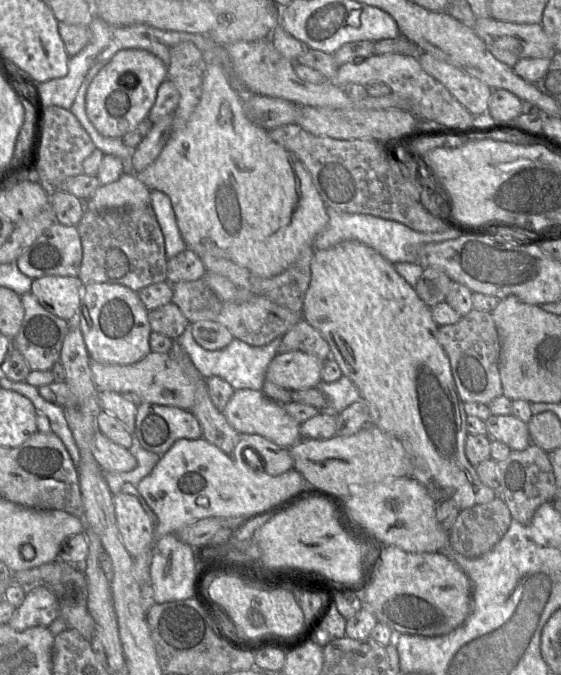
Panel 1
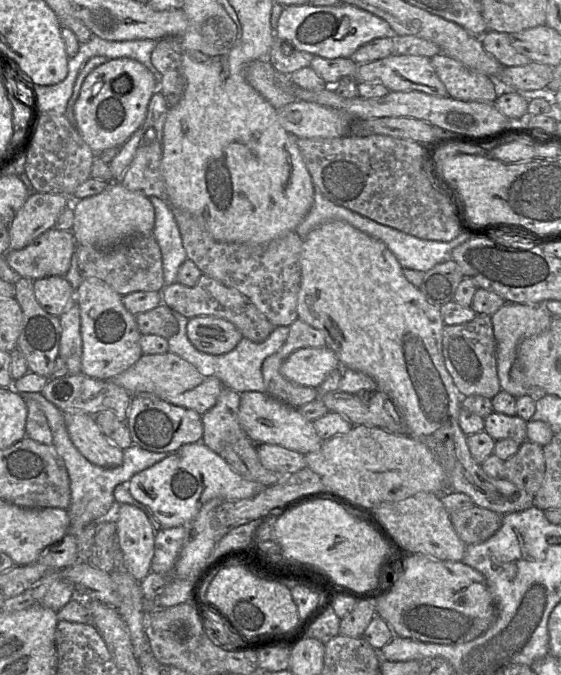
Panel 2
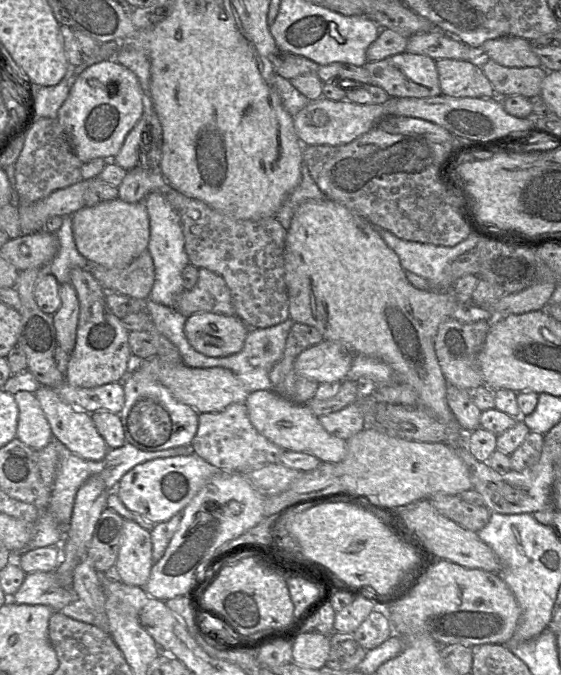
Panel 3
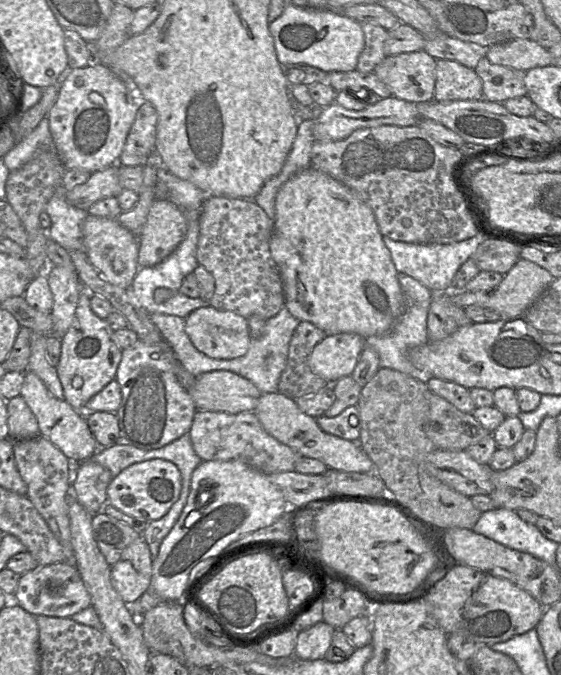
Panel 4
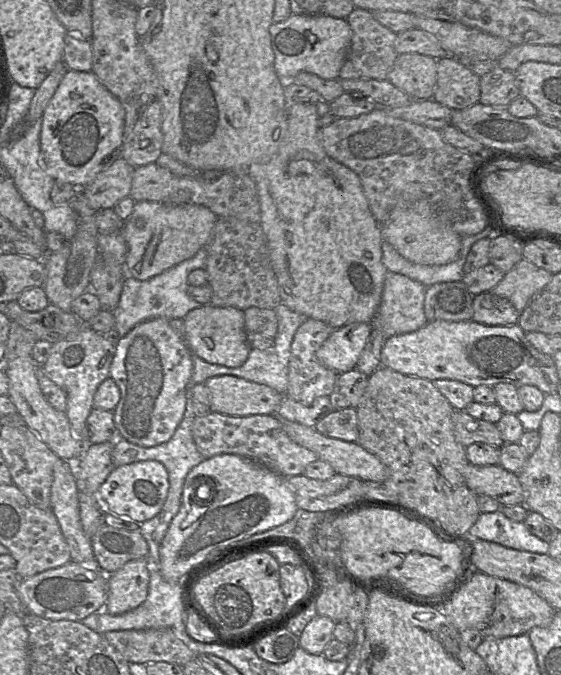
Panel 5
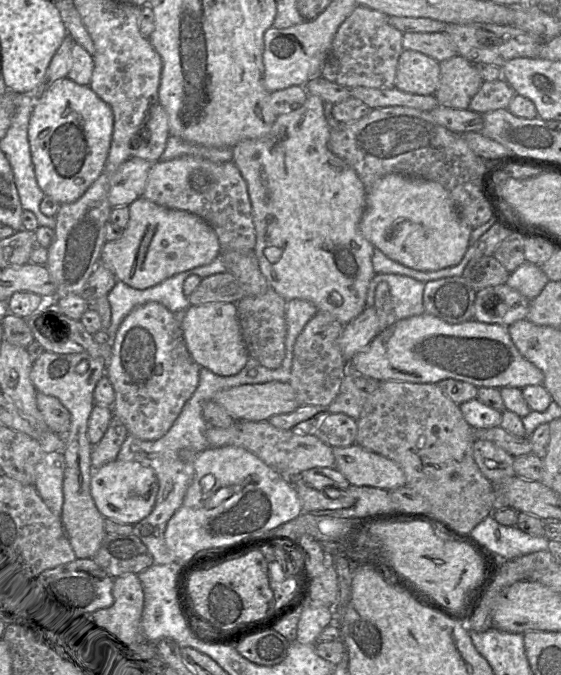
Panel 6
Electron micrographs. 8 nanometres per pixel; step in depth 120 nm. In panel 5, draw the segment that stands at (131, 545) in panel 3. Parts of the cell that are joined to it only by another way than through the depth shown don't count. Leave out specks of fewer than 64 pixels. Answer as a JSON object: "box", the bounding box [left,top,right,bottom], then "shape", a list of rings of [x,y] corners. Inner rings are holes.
{"box":[103,559,150,615],"shape":[[[137,559],[107,575],[108,598],[103,610],[120,615],[142,604],[148,595],[150,571],[147,559]]]}

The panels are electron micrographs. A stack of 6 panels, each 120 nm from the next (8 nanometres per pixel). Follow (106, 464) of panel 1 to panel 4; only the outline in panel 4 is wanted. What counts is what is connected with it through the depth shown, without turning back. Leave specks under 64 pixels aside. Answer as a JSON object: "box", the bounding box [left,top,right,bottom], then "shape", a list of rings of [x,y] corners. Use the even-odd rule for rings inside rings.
{"box":[20,370,99,462],"shape":[[[26,370],[25,379],[20,396],[35,415],[39,425],[40,435],[47,438],[68,458],[77,462],[90,459],[99,446],[92,435],[86,415],[75,410],[66,400],[60,400],[53,396],[40,378],[30,370]]]}

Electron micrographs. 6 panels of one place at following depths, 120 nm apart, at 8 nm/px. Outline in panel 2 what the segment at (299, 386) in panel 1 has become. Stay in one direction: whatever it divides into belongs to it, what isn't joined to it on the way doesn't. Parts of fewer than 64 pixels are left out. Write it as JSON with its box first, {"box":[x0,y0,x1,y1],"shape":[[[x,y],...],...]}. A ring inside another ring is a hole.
{"box":[280,346,339,388],"shape":[[[327,346],[306,347],[290,354],[282,363],[280,372],[295,384],[318,388],[327,375],[339,367],[336,354]]]}

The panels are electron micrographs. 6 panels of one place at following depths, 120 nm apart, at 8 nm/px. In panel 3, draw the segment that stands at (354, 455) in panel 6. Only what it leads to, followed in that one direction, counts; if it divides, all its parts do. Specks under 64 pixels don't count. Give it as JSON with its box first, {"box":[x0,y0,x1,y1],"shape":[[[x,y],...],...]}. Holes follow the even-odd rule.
{"box":[246,390,347,463],"shape":[[[272,390],[251,392],[246,401],[248,416],[256,430],[282,448],[312,455],[322,463],[339,463],[347,453],[346,441],[337,438],[321,426],[319,417],[306,404],[295,404]]]}

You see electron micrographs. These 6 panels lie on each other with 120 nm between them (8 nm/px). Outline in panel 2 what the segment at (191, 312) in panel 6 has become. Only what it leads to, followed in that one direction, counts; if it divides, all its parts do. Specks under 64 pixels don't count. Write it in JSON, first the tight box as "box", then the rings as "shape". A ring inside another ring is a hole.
{"box":[187,316,243,355],"shape":[[[213,316],[190,318],[187,336],[197,350],[211,355],[226,354],[243,339],[241,332],[231,322]]]}

